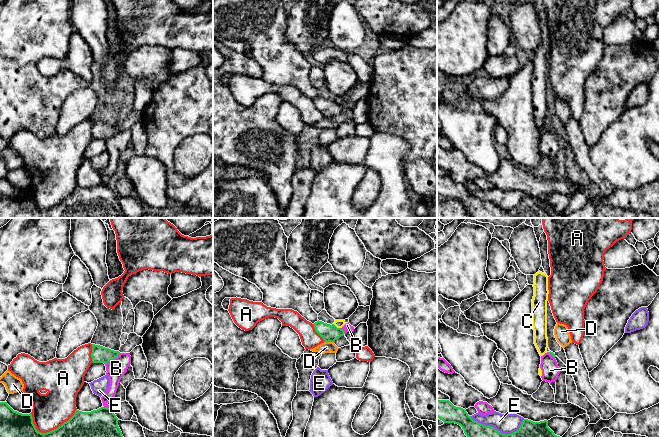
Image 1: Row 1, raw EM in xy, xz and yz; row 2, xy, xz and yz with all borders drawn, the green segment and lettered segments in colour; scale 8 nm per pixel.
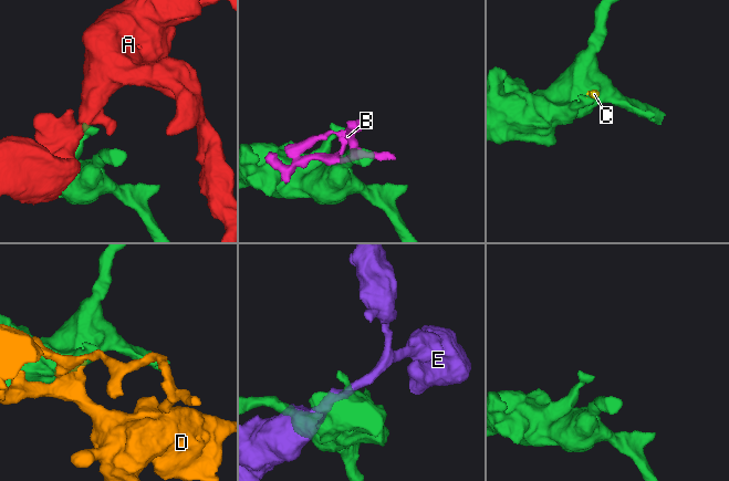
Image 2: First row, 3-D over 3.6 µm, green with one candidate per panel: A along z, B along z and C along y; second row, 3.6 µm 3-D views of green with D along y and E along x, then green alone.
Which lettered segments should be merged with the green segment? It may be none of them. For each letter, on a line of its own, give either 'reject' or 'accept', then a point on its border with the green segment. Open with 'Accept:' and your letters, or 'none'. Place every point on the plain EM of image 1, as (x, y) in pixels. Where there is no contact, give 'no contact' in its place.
Accept: none
A: reject; meets green in xy at (50, 207)
B: reject; meets green in xy at (112, 135)
C: reject; meets green in xz at (336, 103)
D: reject; meets green in xz at (329, 117)
E: reject; meets green in yz at (497, 206)

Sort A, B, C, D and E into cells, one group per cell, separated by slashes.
A / B C / D / E

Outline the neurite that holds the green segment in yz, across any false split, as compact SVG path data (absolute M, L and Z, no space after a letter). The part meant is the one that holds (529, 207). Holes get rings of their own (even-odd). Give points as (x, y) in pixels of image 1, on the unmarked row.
M437 175L437 194L444 199L460 201L472 218L564 218L548 203L547 196L533 198L524 195L517 207L505 211L492 202L473 196L465 185L454 182L449 176Z

